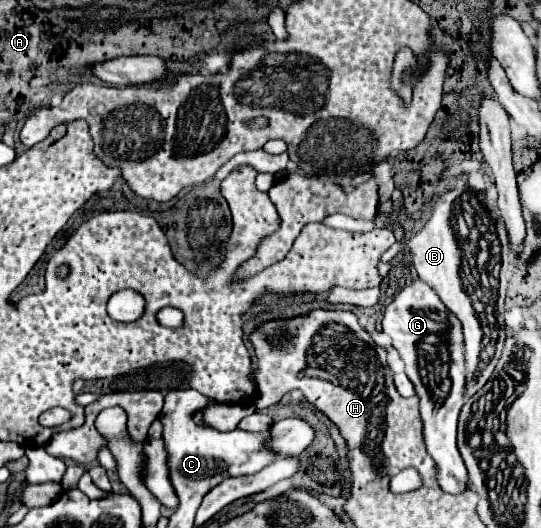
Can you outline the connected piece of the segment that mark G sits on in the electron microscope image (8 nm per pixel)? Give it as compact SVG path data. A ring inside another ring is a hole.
M416 279L408 287L404 287L396 299L386 307L382 319L384 333L392 339L392 347L400 353L406 375L416 387L416 395L420 397L420 415L424 421L424 439L430 457L438 469L438 483L448 493L462 493L468 485L468 471L462 461L462 455L456 447L456 423L464 397L464 337L462 323L452 315L440 297L434 293L430 285ZM452 367L460 367L460 373L446 373Z

